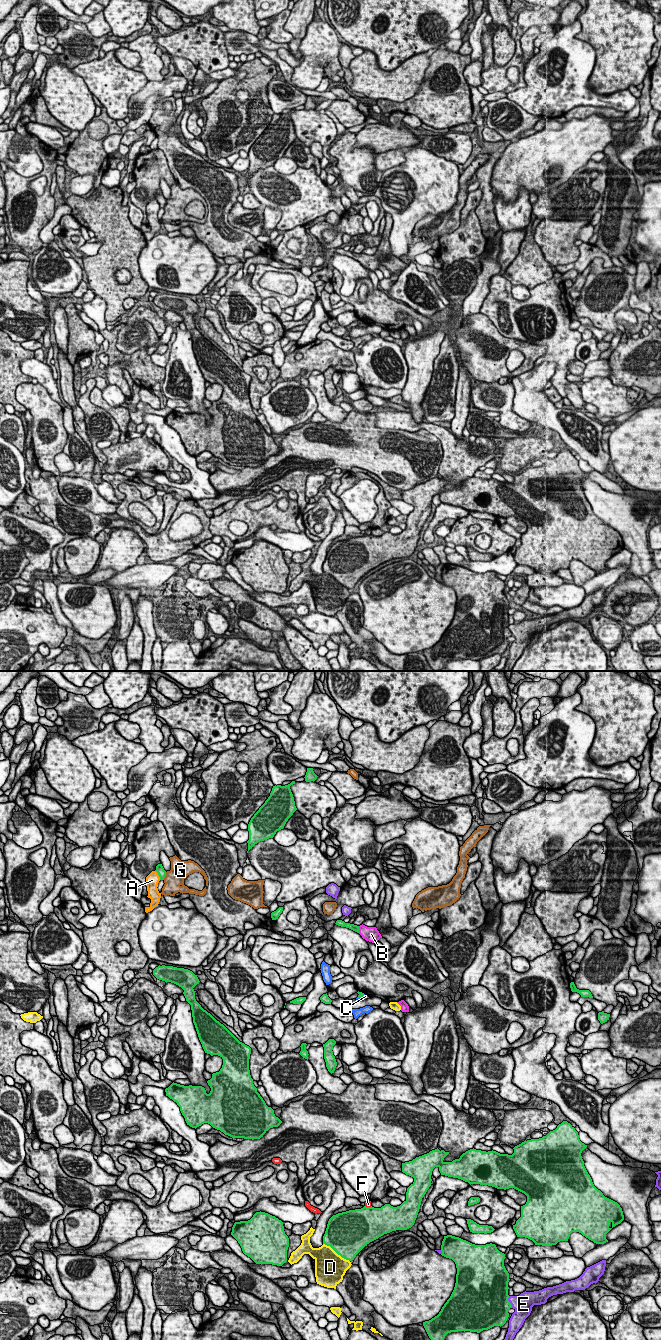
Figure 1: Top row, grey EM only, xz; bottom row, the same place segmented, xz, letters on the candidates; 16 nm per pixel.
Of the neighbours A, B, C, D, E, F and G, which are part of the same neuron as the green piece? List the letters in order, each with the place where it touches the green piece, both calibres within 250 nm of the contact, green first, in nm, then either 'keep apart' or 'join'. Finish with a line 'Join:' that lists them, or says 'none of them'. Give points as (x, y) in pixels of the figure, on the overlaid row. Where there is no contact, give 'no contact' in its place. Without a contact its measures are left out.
A: xz (158, 874) | 130/220 nm | keep apart
B: xz (358, 929) | 100/240 nm | join
C: xz (360, 997) | 70/60 nm | keep apart
D: xz (336, 1252) | 500/460 nm | keep apart
E: xz (509, 1302) | 480/300 nm | keep apart
F: xz (368, 1207) | 500/100 nm | keep apart
G: xz (165, 875) | 130/300 nm | keep apart
Join: B

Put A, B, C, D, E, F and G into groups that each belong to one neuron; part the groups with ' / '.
A / B / C / D / E / F / G

